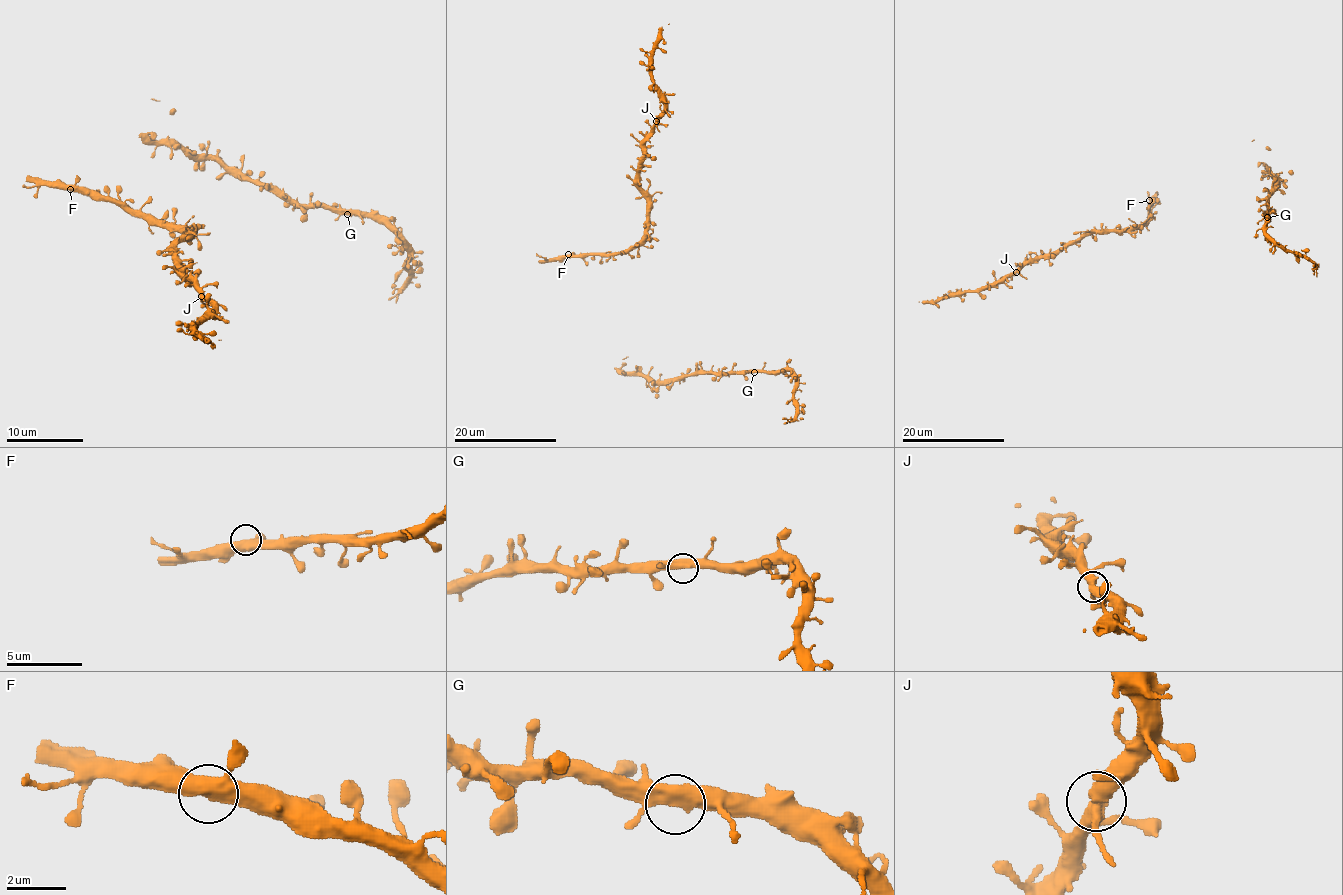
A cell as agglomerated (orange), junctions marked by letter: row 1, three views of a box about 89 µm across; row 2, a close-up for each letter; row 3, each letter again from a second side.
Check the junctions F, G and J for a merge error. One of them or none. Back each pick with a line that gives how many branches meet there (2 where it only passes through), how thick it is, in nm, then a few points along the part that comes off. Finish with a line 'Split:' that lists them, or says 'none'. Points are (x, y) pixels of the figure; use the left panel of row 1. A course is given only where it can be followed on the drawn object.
Split: none

